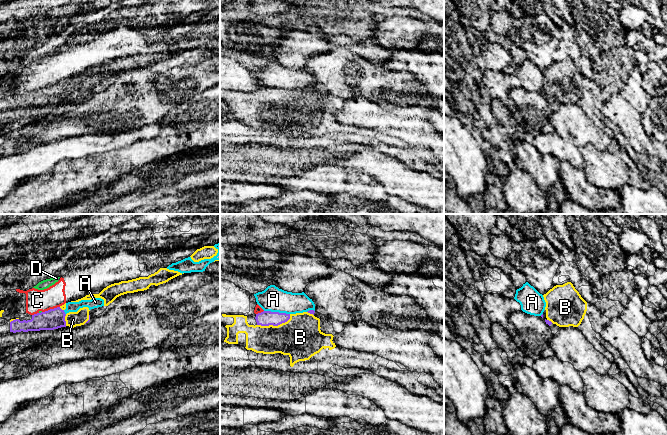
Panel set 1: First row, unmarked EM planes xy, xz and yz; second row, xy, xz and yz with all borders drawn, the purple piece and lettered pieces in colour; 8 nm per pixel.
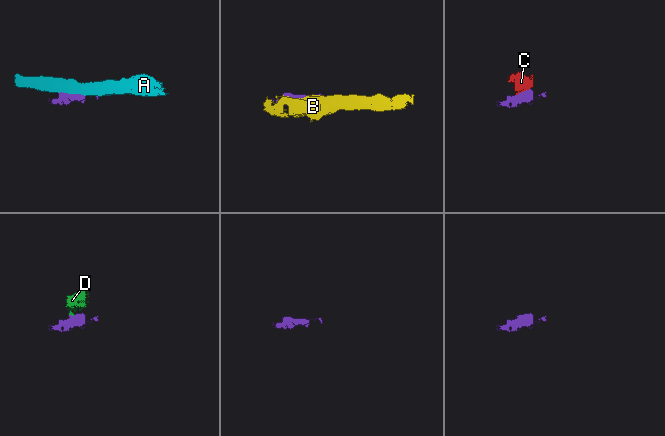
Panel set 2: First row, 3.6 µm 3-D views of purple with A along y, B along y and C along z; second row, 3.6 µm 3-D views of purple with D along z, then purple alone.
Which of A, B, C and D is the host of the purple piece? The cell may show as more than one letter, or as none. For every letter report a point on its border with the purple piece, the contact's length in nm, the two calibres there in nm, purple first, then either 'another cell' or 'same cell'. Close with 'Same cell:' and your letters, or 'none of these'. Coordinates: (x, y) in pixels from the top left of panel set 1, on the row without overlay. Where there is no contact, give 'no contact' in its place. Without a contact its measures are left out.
A: contact xz (277, 88); length 220 nm; calibres 120 and 200 nm; another cell
B: contact xz (275, 101); length 280 nm; calibres 120 and 340 nm; same cell
C: contact xy (50, 85); length 150 nm; calibres 160 and 180 nm; another cell
D: contact xy (41, 88); length 30 nm; calibres 160 and 20 nm; another cell
Same cell: B

